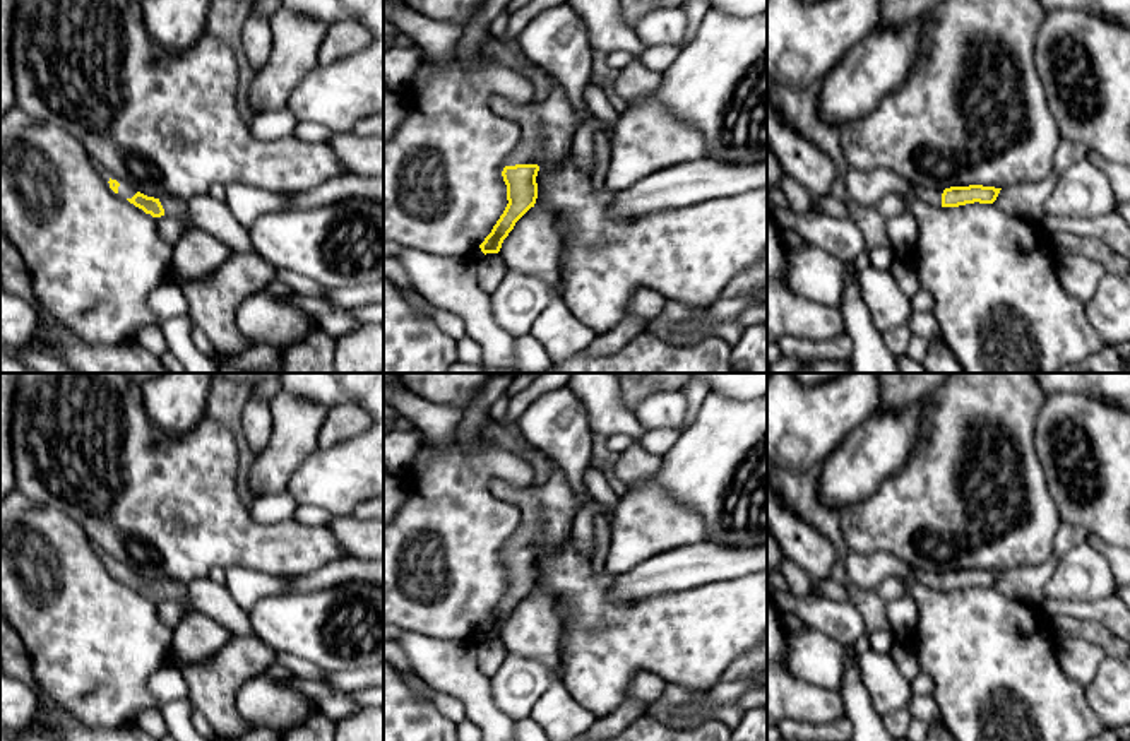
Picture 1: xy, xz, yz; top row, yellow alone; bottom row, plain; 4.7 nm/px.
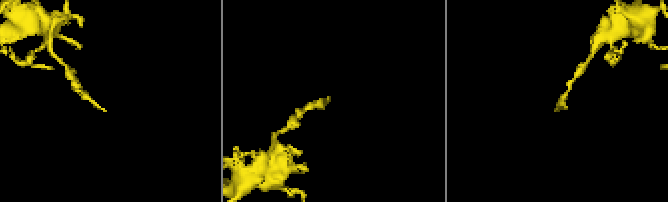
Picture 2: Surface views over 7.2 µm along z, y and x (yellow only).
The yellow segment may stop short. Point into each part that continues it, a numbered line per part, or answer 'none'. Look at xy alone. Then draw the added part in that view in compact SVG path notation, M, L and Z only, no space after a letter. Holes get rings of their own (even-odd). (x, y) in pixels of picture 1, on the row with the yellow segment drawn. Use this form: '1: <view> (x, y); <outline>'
1: xy (175, 207); M166 199L166 200L159 200L159 202L164 209L164 216L170 216L170 217L181 217L190 209L190 202L185 202L181 199Z

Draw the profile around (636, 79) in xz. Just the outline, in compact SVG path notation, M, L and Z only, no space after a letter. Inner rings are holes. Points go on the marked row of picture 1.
M635 56L615 82L616 94L628 104L642 96L652 94L664 80L661 72L654 72L644 65L644 62Z

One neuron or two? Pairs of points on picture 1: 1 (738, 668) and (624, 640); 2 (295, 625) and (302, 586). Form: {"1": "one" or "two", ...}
{"1": "two", "2": "two"}

